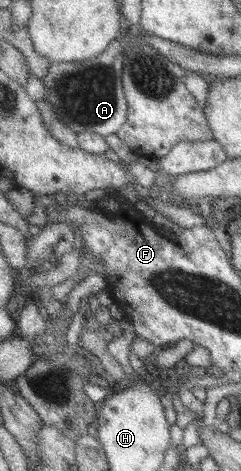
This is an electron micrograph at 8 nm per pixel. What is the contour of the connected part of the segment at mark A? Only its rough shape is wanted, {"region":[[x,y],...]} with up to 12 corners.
{"region":[[122,39],[93,59],[49,64],[44,99],[72,132],[126,118]]}

